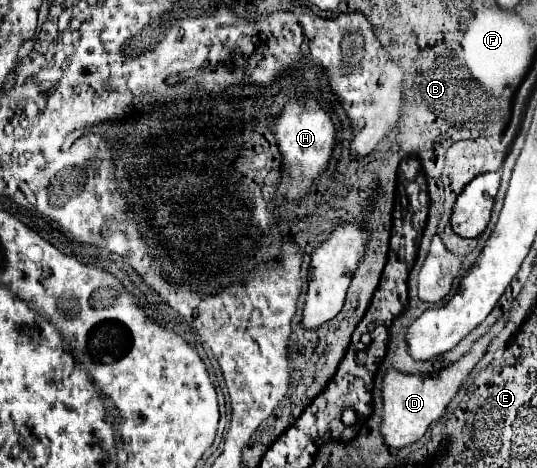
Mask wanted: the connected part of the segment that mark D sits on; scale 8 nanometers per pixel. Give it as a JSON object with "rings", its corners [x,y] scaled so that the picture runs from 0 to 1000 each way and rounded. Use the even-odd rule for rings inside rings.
{"rings":[[[942,675],[931,688],[924,688],[920,701],[879,739],[875,756],[868,756],[864,765],[845,774],[838,786],[827,786],[827,795],[819,795],[812,803],[745,799],[741,791],[730,791],[730,786],[715,795],[715,816],[711,816],[715,872],[711,872],[711,906],[708,906],[708,927],[711,927],[715,949],[723,949],[726,957],[752,957],[790,932],[790,923],[797,919],[804,897],[816,897],[827,885],[834,859],[849,846],[857,821],[868,812],[868,803],[879,795],[879,786],[901,761],[909,731],[939,701],[939,684],[942,684]]]}

